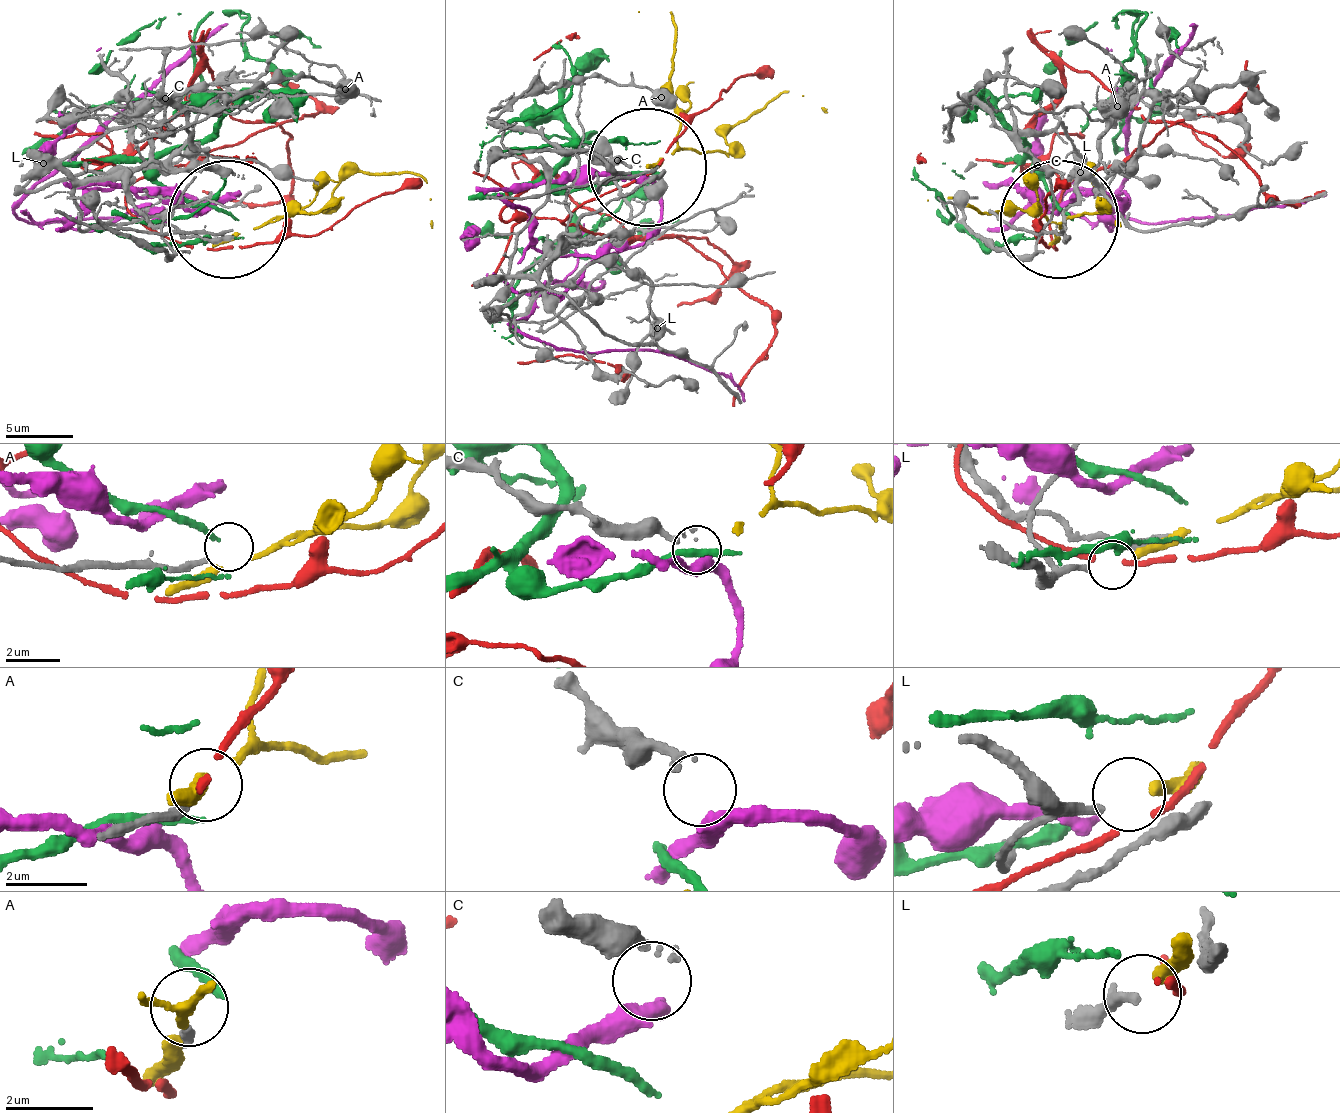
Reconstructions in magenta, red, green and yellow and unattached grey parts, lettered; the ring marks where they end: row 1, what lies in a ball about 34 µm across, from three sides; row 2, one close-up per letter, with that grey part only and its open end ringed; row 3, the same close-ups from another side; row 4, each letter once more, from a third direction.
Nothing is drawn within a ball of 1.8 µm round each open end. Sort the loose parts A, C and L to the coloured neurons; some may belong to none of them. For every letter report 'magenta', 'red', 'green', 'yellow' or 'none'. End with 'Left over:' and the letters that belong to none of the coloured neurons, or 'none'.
A: none
C: none
L: yellow
Left over: A, C

